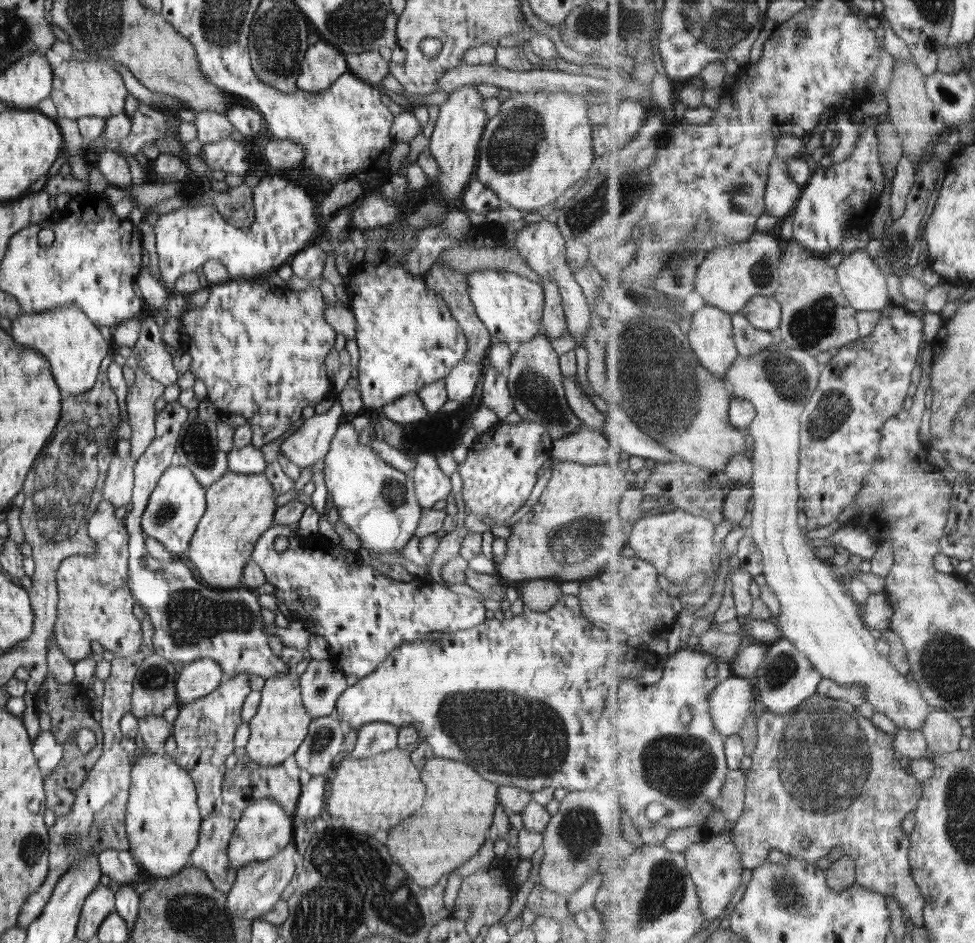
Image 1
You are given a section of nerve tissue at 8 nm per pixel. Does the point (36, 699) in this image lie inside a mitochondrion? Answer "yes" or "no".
no

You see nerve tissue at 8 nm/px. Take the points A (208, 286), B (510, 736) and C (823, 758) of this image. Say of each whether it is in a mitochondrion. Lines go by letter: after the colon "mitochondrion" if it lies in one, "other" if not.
A: other
B: mitochondrion
C: mitochondrion

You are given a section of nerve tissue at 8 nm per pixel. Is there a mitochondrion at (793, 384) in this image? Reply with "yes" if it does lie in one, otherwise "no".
yes

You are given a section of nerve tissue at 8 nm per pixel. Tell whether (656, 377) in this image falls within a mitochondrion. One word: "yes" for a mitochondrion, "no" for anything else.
yes

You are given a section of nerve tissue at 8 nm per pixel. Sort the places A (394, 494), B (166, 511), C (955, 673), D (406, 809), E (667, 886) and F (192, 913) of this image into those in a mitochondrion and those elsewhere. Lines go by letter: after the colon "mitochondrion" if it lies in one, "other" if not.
A: mitochondrion
B: mitochondrion
C: mitochondrion
D: other
E: mitochondrion
F: mitochondrion

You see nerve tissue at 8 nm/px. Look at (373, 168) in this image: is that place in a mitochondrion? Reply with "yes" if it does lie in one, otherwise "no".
no

